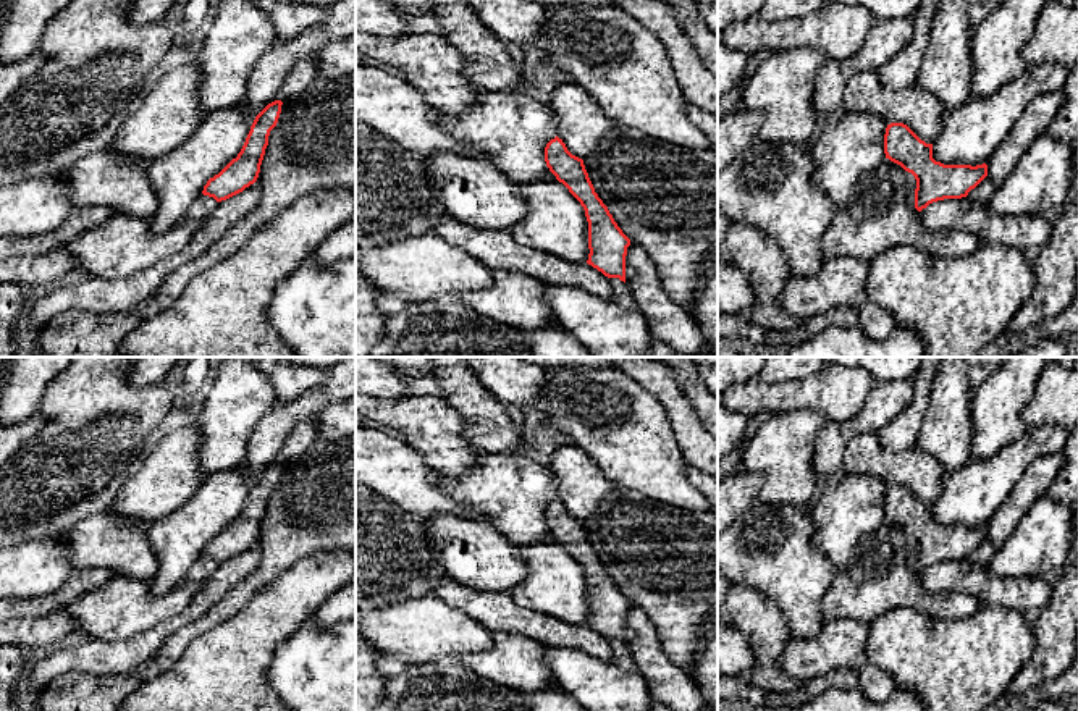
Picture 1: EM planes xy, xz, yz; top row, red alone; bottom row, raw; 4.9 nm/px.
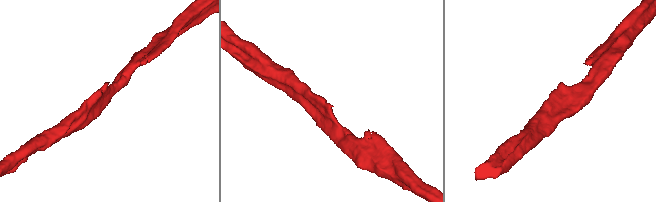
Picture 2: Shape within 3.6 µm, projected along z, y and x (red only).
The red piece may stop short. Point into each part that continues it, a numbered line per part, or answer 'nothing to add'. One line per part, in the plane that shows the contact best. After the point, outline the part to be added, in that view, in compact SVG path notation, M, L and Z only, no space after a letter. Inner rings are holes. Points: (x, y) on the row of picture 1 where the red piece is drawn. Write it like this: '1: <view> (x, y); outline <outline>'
nothing to add

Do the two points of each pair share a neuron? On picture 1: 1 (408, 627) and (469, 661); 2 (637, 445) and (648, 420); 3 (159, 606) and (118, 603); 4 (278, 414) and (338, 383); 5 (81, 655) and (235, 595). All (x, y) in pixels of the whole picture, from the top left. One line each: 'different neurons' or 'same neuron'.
1: different neurons
2: same neuron
3: same neuron
4: same neuron
5: different neurons

